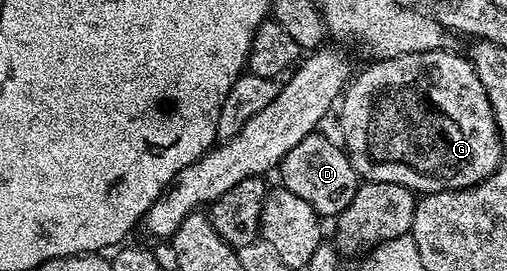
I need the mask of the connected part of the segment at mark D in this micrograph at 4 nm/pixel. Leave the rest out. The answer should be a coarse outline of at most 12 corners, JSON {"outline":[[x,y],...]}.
{"outline":[[312,132],[278,165],[279,183],[322,218],[362,181],[337,141]]}

